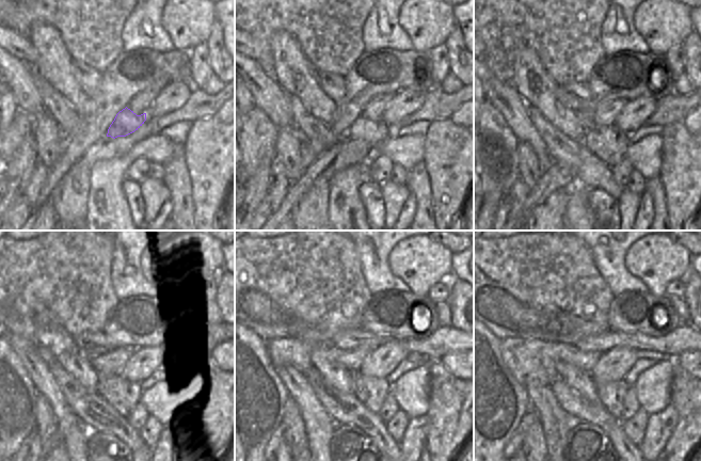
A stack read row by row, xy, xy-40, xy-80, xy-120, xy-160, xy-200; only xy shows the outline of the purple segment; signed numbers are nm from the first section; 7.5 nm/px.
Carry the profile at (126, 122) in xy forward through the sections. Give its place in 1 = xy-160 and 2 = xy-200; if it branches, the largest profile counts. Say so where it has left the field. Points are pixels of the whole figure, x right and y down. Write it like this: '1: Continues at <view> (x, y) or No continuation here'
1: Continues at xy-160 (370, 392)
2: Continues at xy-200 (611, 395)

